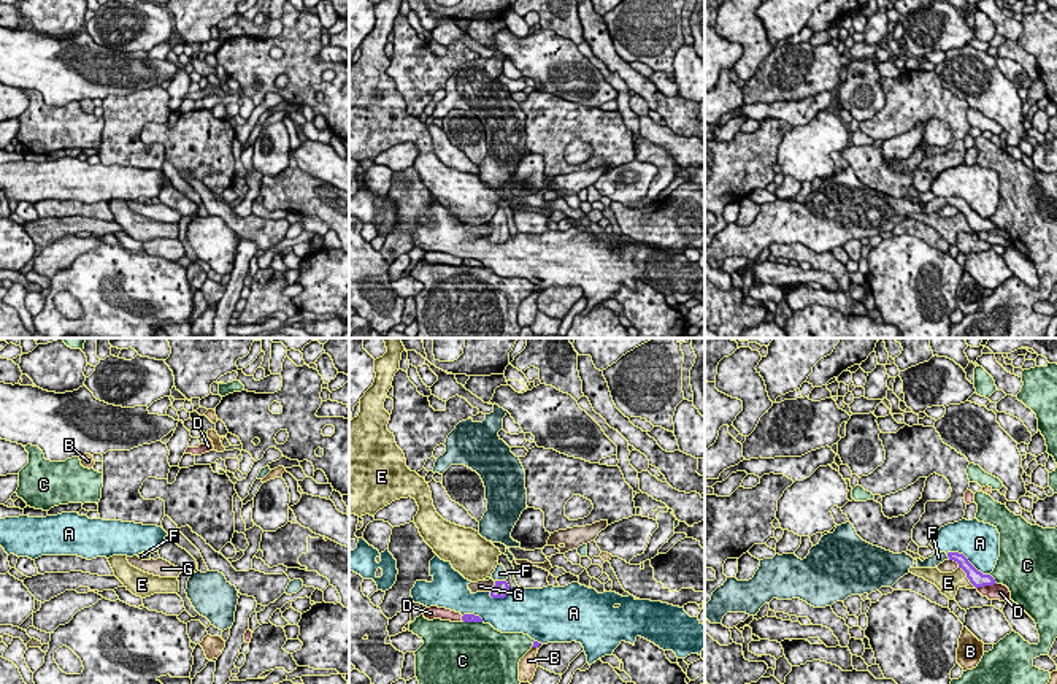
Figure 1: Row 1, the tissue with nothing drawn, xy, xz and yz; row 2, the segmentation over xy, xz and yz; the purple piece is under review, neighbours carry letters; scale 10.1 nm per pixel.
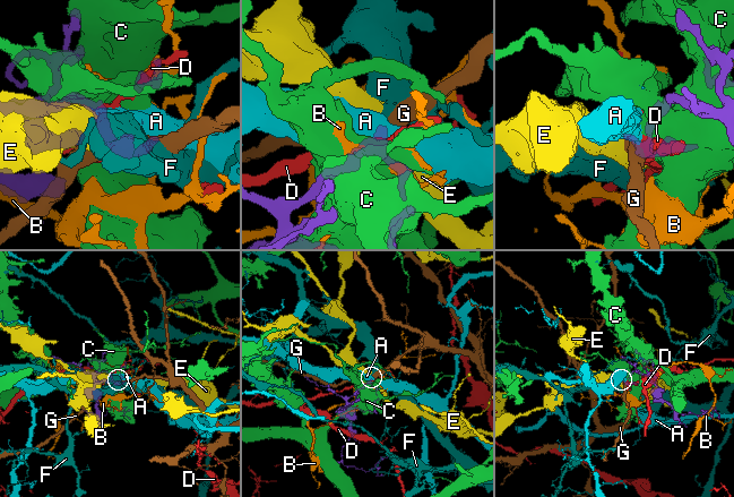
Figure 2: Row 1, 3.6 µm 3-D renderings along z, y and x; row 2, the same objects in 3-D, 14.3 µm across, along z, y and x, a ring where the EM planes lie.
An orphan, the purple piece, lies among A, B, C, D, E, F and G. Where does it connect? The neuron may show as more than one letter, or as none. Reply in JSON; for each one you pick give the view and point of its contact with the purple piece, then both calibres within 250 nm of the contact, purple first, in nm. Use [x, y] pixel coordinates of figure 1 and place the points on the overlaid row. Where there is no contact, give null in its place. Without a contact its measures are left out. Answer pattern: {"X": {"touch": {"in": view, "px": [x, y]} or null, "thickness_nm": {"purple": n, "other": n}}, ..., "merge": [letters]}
{"F": {"touch": {"in": "xz", "px": [500, 581]}, "thickness_nm": {"purple": 160, "other": 130}}, "merge": ["F"]}

